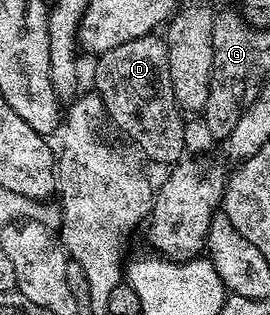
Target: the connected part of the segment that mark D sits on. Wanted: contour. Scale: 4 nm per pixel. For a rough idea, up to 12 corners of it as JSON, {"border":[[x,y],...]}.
{"border":[[168,45],[102,53],[95,94],[156,163],[185,158]]}

